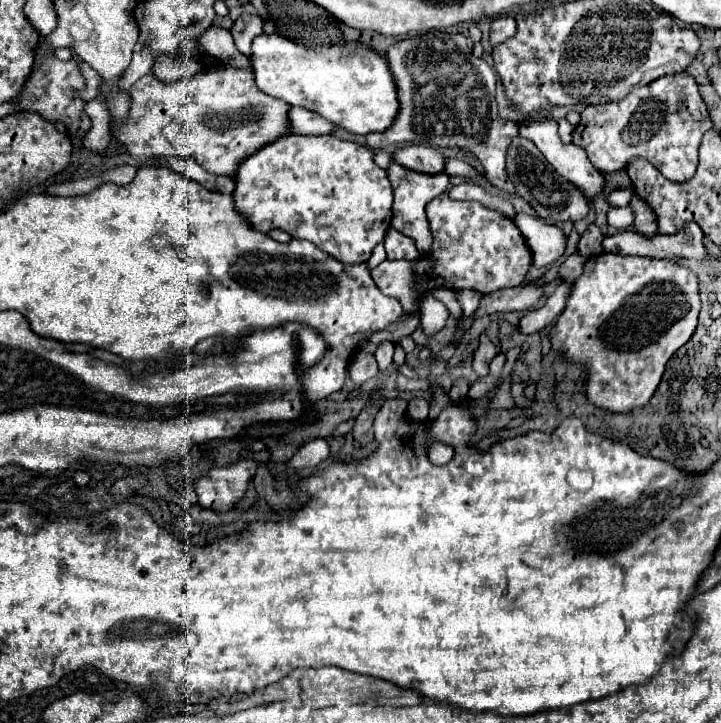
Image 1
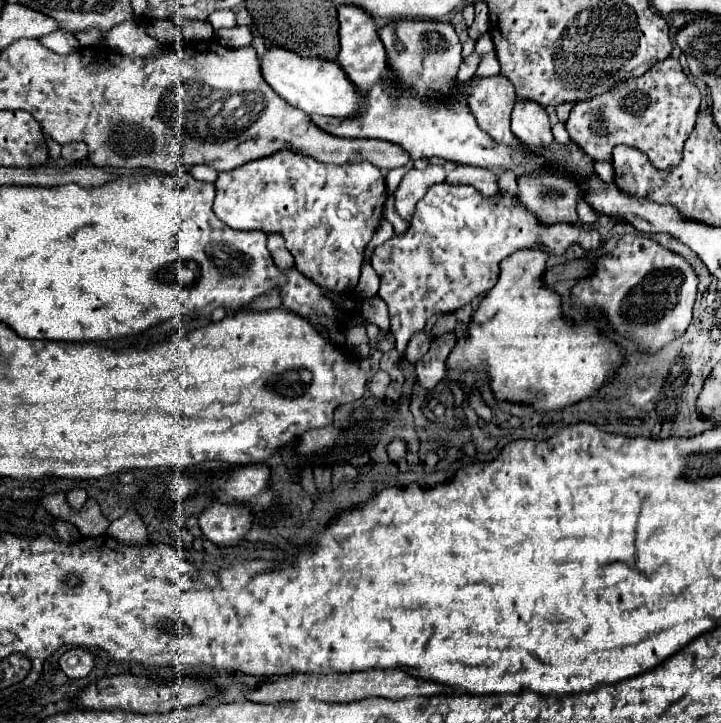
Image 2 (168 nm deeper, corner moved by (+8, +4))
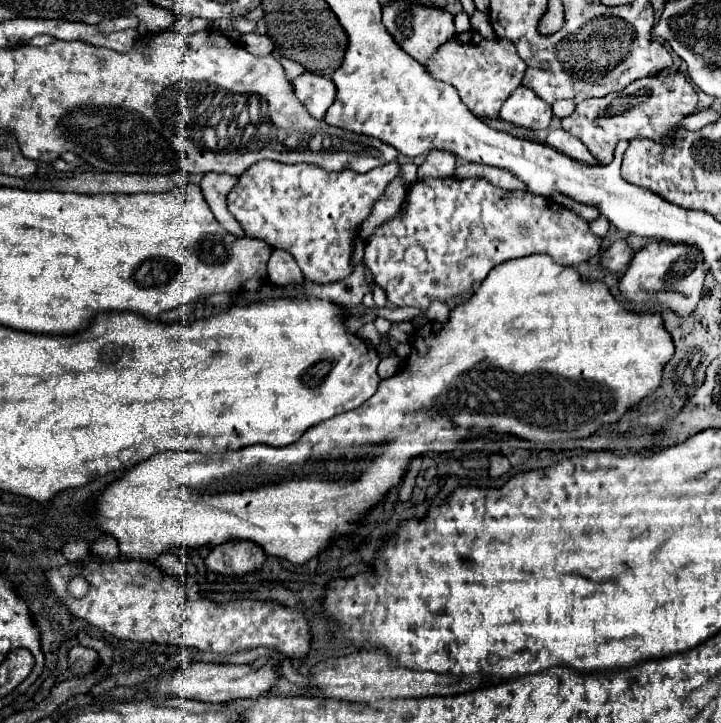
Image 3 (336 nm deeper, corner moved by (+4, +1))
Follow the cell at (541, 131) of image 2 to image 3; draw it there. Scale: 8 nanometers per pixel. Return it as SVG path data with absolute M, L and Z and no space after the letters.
M518 87L500 109L500 117L518 127L548 127L552 119L552 107L540 101L528 87Z

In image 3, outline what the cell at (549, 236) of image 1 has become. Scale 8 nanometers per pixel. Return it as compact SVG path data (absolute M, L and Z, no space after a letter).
M528 255L516 261L508 261L498 265L488 273L480 289L472 295L470 301L458 305L446 323L429 321L424 329L418 329L412 341L412 353L404 365L404 369L390 377L384 379L378 387L378 391L360 405L360 409L352 409L348 413L342 413L340 417L332 417L328 421L322 421L320 425L308 429L304 437L300 437L294 445L288 447L268 447L268 445L252 445L246 449L240 449L238 453L226 453L226 455L198 455L198 453L160 453L154 455L148 461L138 463L130 471L124 473L122 479L112 483L108 489L102 491L102 495L96 501L96 523L102 533L110 533L118 539L120 553L128 559L144 559L144 561L156 561L160 553L164 553L168 547L202 547L202 545L220 545L228 539L250 539L256 541L264 553L284 557L296 565L306 563L314 555L318 555L334 535L344 535L350 533L360 517L380 501L382 495L390 491L402 477L406 463L416 457L416 455L426 455L430 451L446 453L456 449L456 441L464 439L468 429L472 427L474 431L484 431L484 429L494 429L500 433L514 433L518 437L536 441L536 443L546 443L546 441L560 441L560 439L570 439L570 437L588 437L592 431L596 431L602 425L616 423L626 409L636 405L642 397L650 395L656 391L662 379L662 367L666 361L672 357L674 345L670 335L666 333L662 319L658 315L632 315L626 311L618 301L612 299L610 291L606 289L604 283L594 281L594 283L580 283L580 275L572 267L562 267L558 263L550 263L546 255Z

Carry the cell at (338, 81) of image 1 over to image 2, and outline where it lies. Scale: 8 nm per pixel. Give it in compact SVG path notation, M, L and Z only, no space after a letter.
M272 48L262 56L262 74L272 90L288 100L294 108L304 110L306 114L324 114L324 116L356 116L366 110L366 100L356 92L352 82L348 82L344 70L338 62L326 62L318 58L302 58L294 52Z

